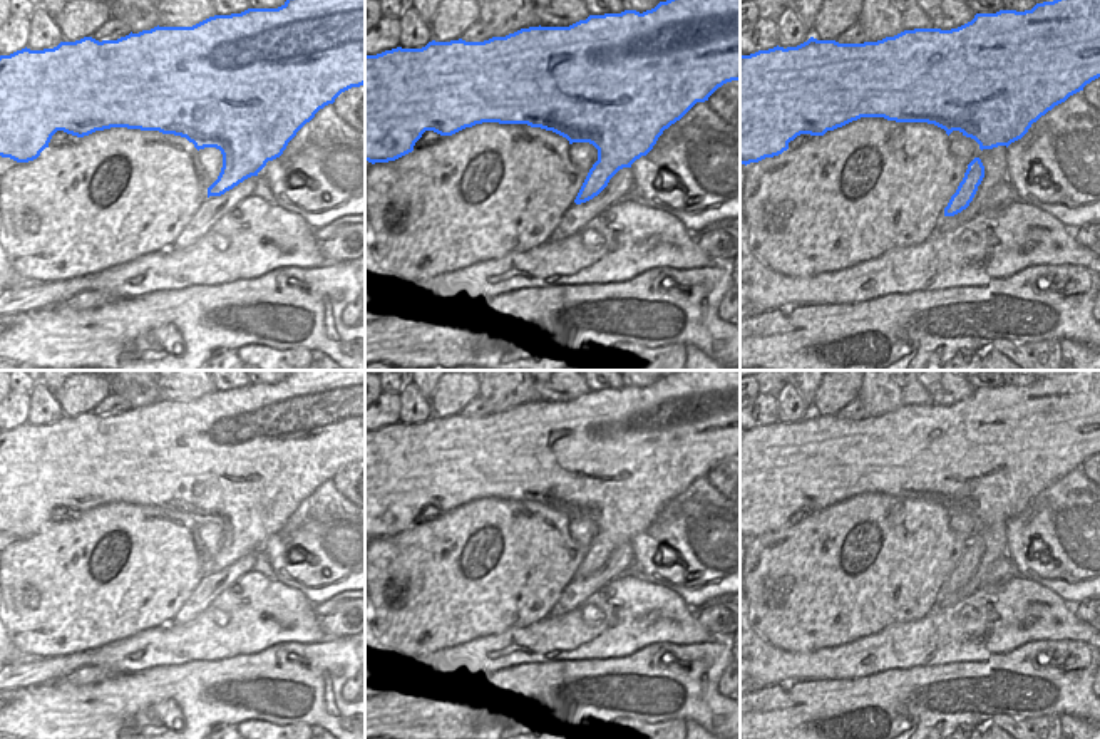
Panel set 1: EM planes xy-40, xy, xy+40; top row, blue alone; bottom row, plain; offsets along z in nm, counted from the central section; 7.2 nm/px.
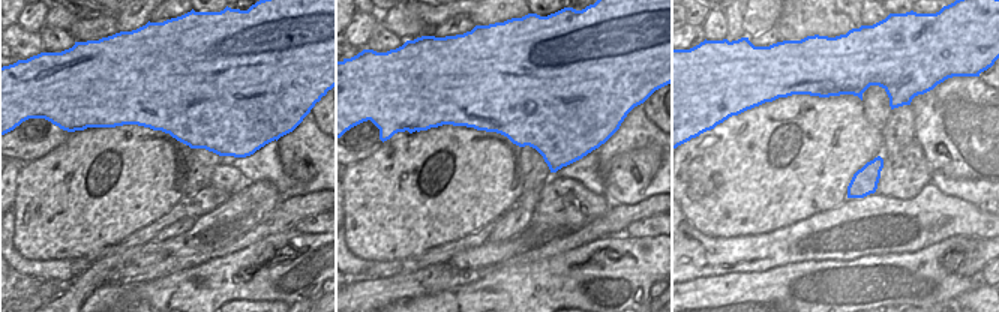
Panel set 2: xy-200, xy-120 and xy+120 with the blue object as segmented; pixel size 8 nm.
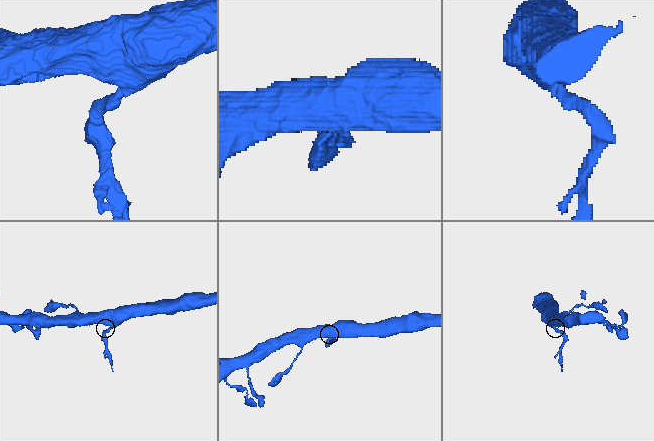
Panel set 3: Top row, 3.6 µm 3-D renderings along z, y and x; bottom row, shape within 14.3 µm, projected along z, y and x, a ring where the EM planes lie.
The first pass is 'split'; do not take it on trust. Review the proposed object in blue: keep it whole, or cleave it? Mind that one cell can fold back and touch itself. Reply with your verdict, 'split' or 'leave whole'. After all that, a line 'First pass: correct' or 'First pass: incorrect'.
split
First pass: correct

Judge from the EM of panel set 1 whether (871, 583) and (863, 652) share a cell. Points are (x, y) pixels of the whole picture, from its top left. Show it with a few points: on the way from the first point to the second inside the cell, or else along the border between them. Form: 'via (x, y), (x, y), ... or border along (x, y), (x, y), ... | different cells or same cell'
border along (901, 622), (889, 624), (849, 642), (826, 647) | different cells

